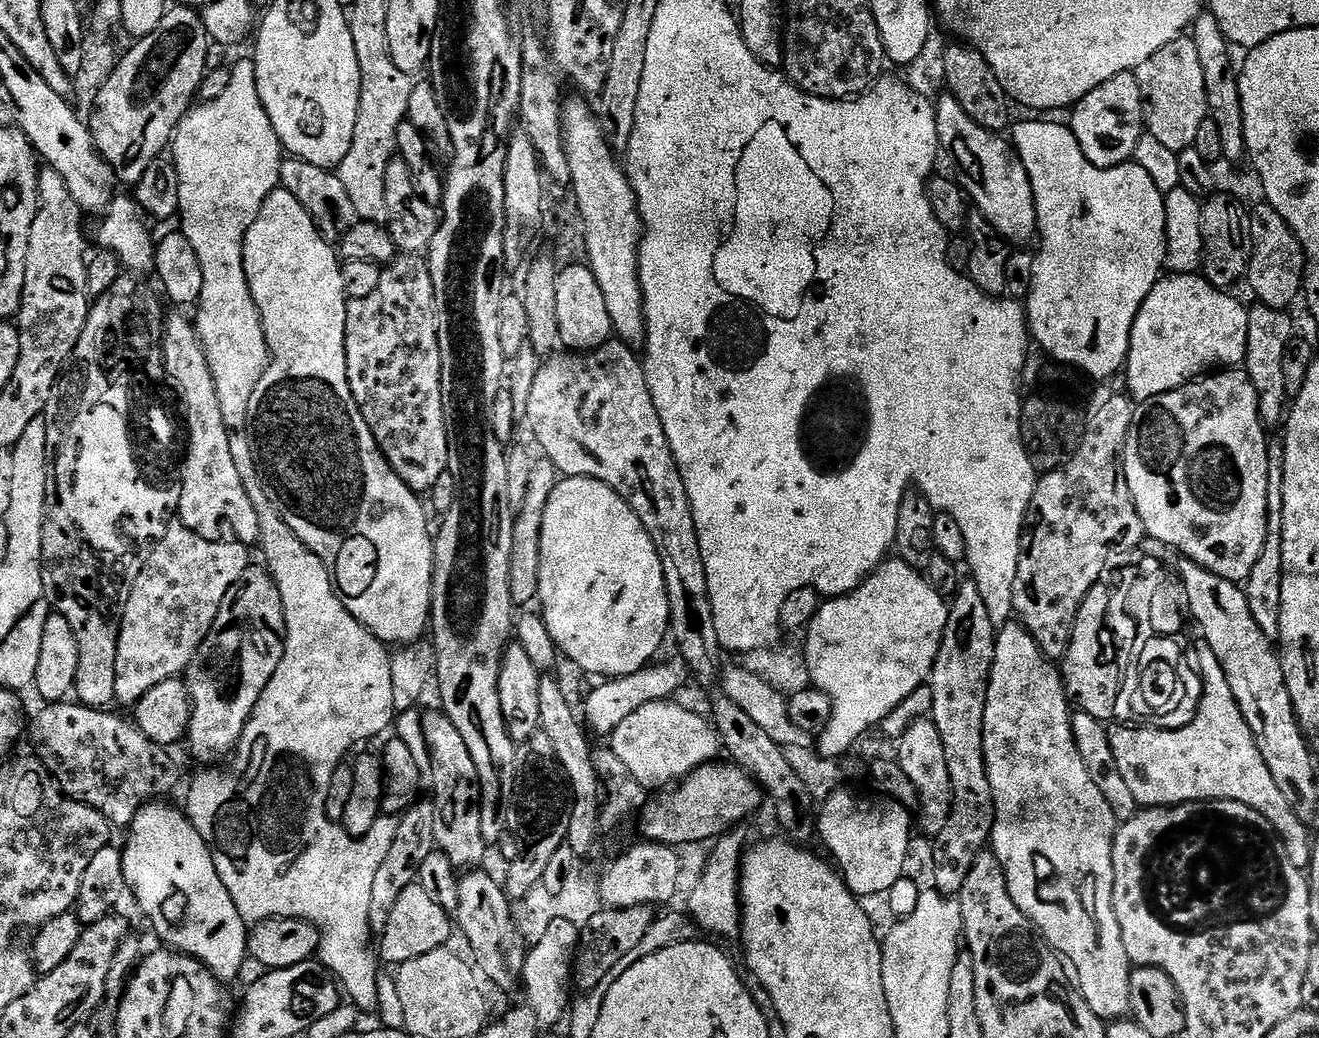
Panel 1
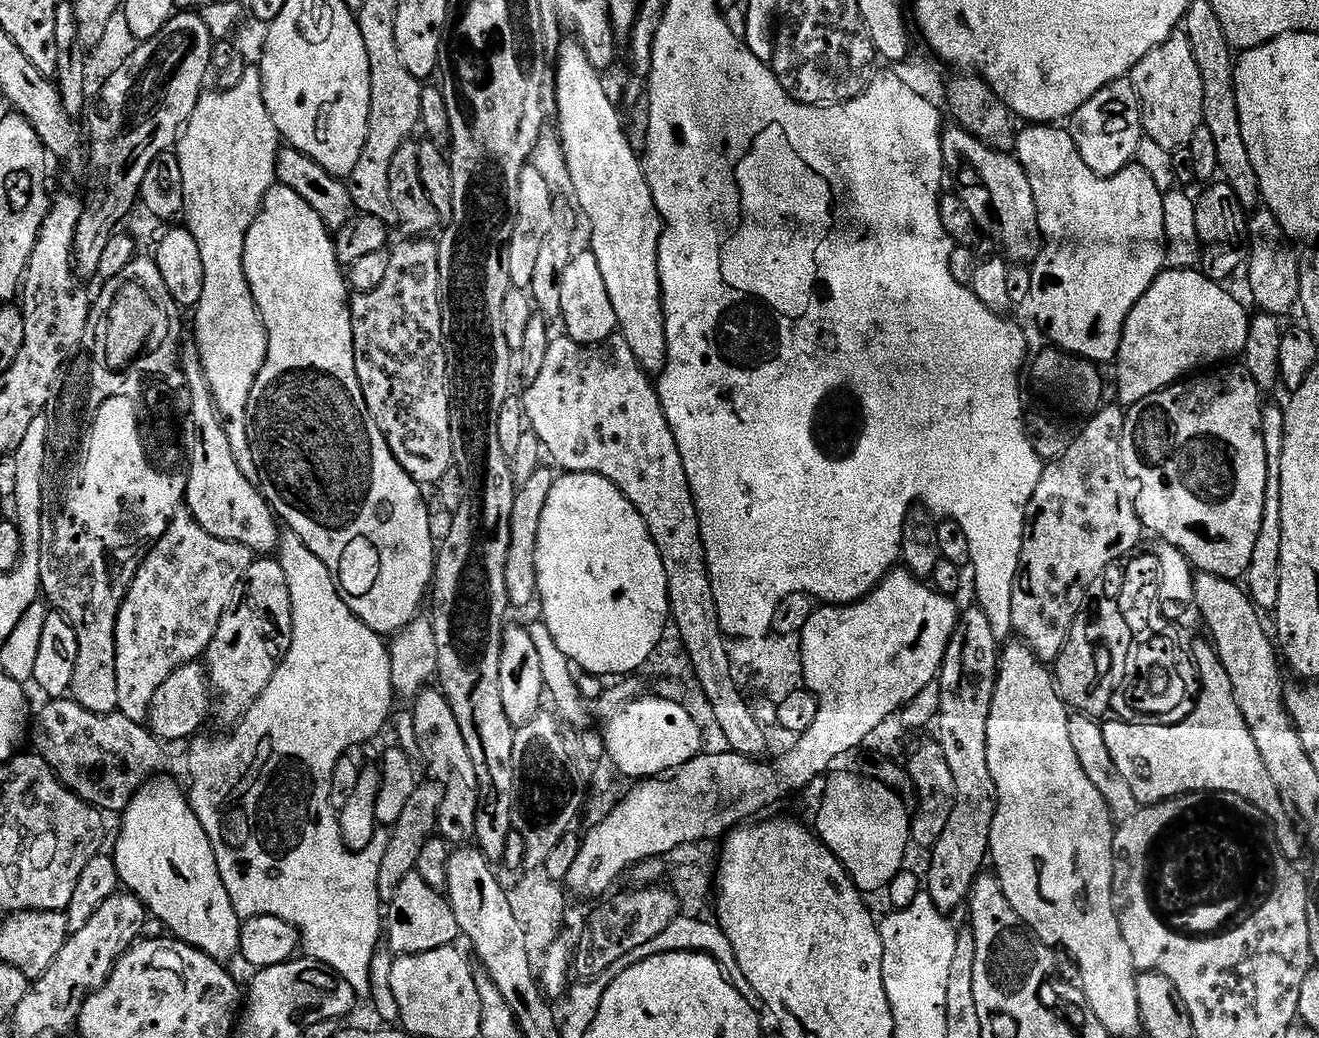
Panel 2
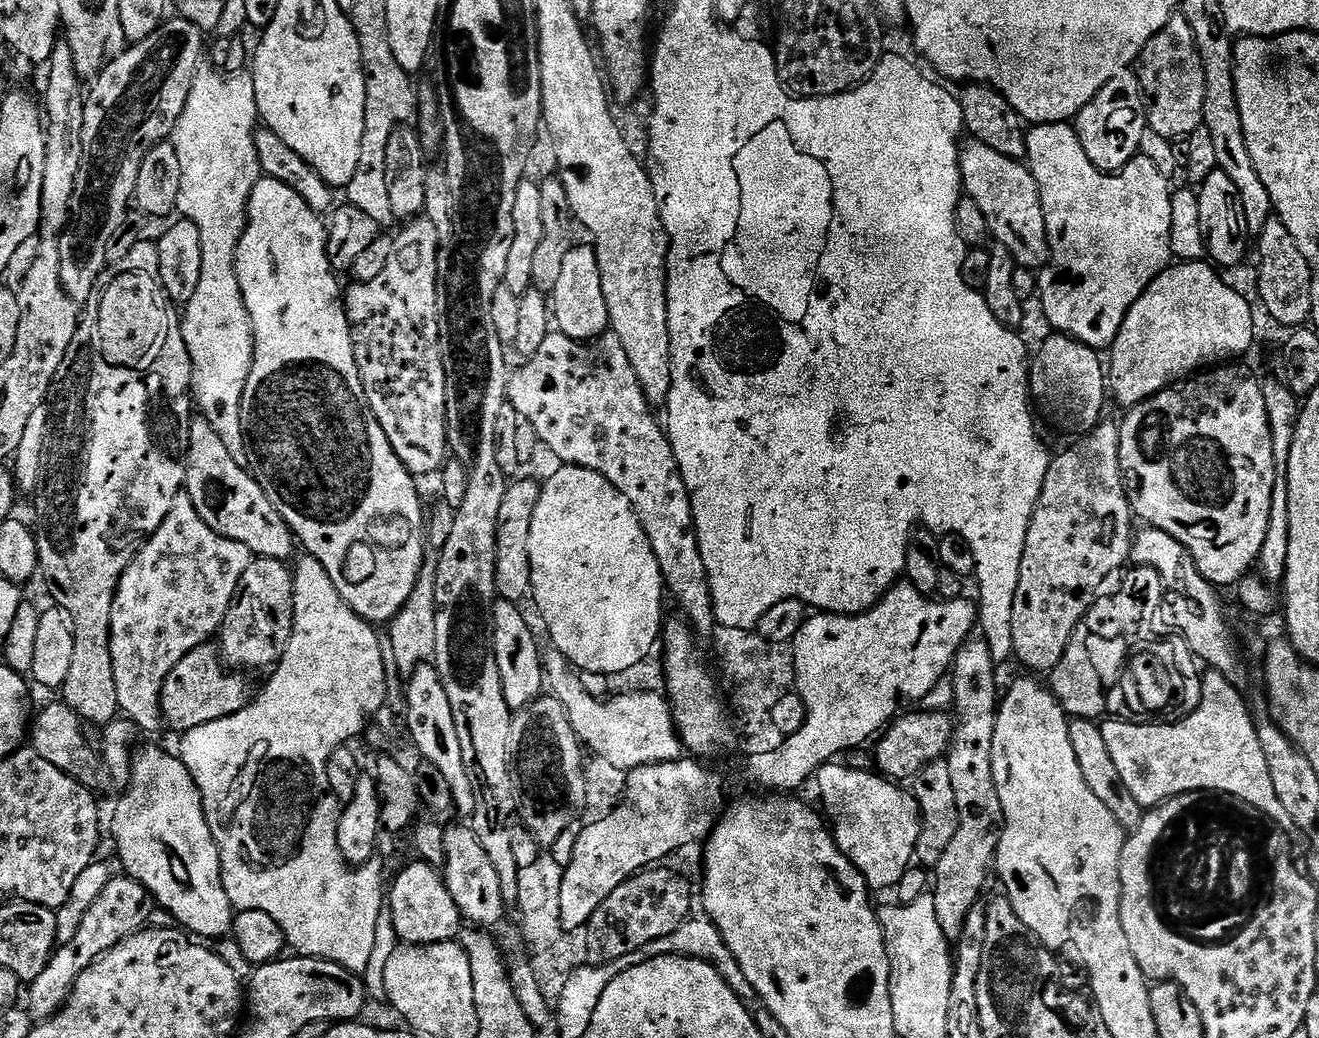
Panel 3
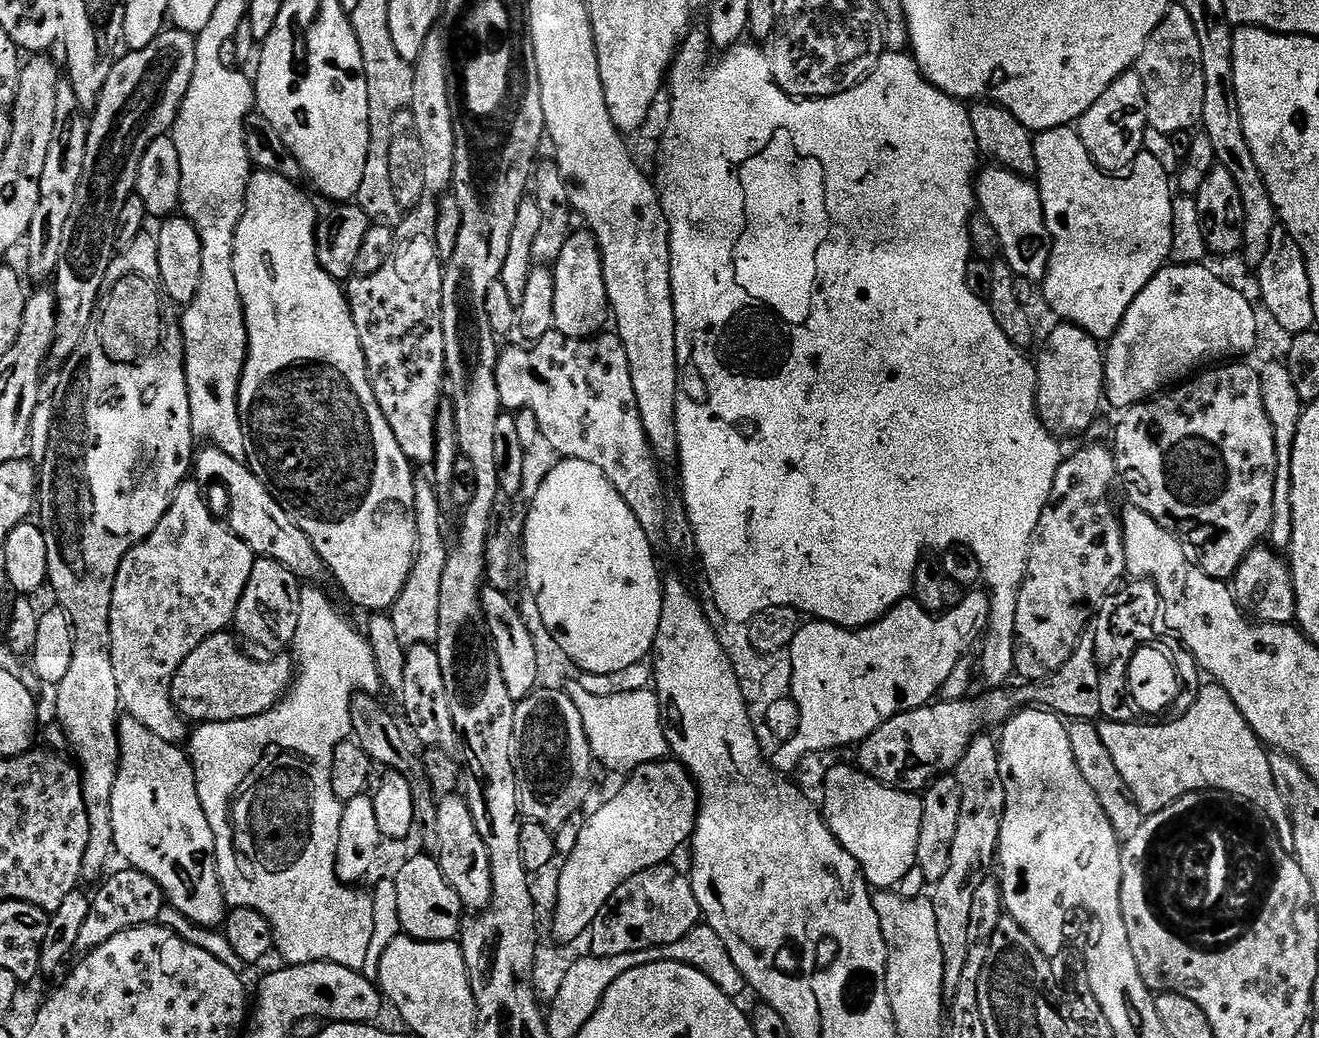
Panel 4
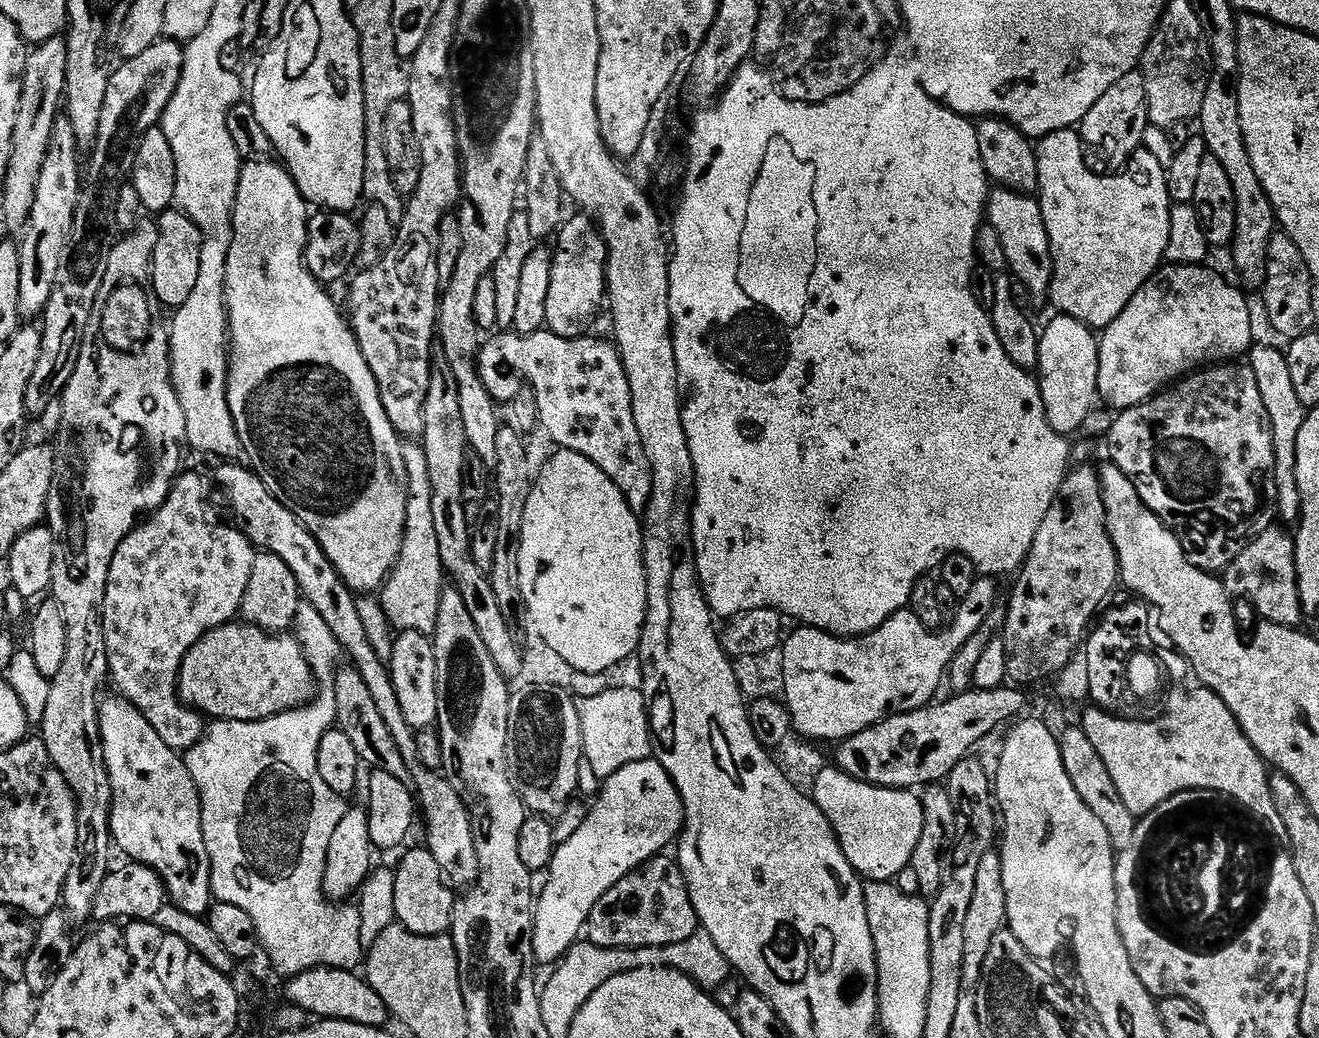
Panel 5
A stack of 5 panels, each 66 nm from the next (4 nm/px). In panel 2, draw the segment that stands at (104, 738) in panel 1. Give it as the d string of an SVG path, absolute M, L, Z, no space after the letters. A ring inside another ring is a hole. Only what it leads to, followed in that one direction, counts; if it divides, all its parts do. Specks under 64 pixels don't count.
M52 698L47 701L48 705L41 710L40 713L35 713L34 719L30 724L30 744L33 744L35 755L41 756L50 766L50 770L56 775L57 780L60 783L67 786L67 788L73 792L75 796L80 796L86 803L92 805L93 808L99 808L101 813L109 814L108 812L116 812L116 814L123 813L127 808L129 801L132 800L132 796L140 788L141 784L145 783L146 778L152 778L157 775L156 767L160 764L160 747L162 747L161 741L157 739L155 735L144 724L134 722L130 718L126 718L118 710L115 712L109 712L107 716L99 716L94 714L90 710L86 710L82 705L76 703L71 698Z

